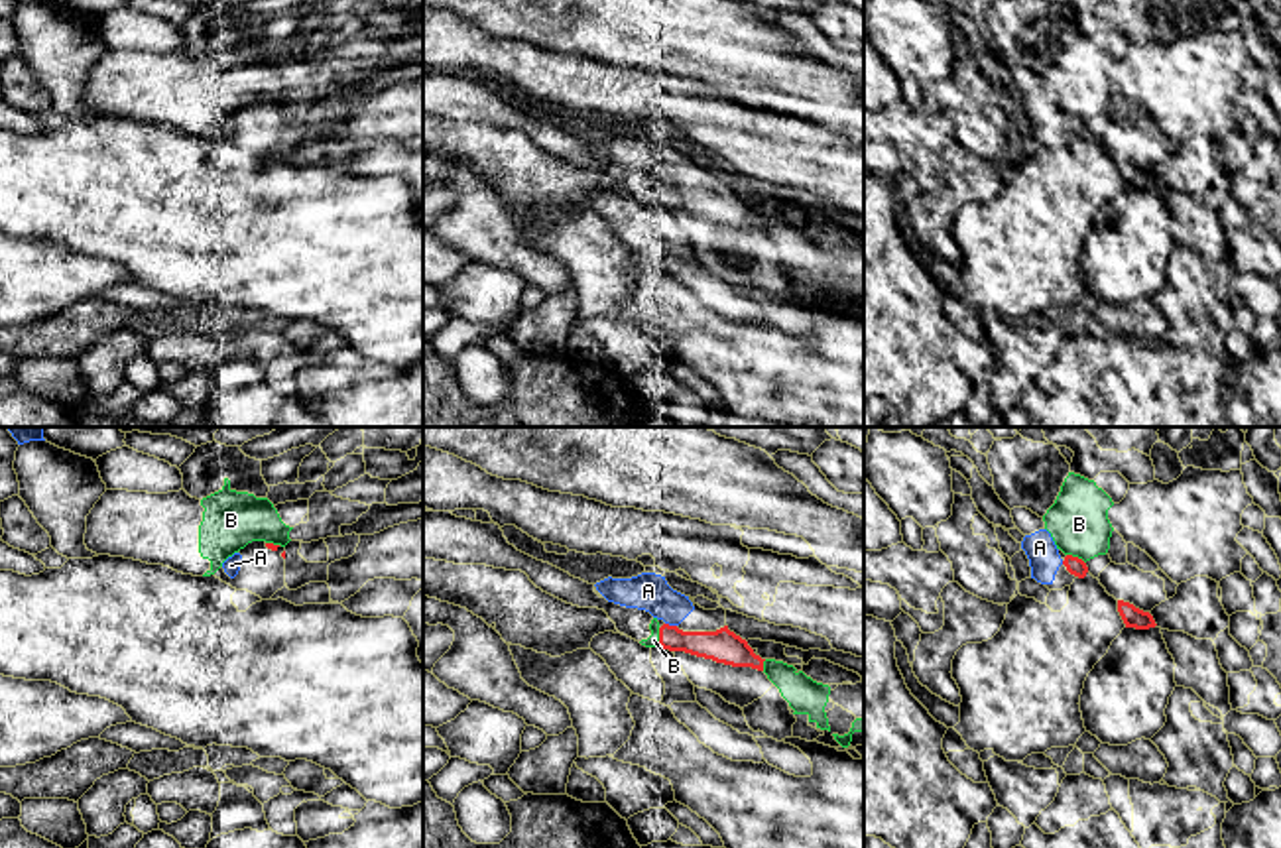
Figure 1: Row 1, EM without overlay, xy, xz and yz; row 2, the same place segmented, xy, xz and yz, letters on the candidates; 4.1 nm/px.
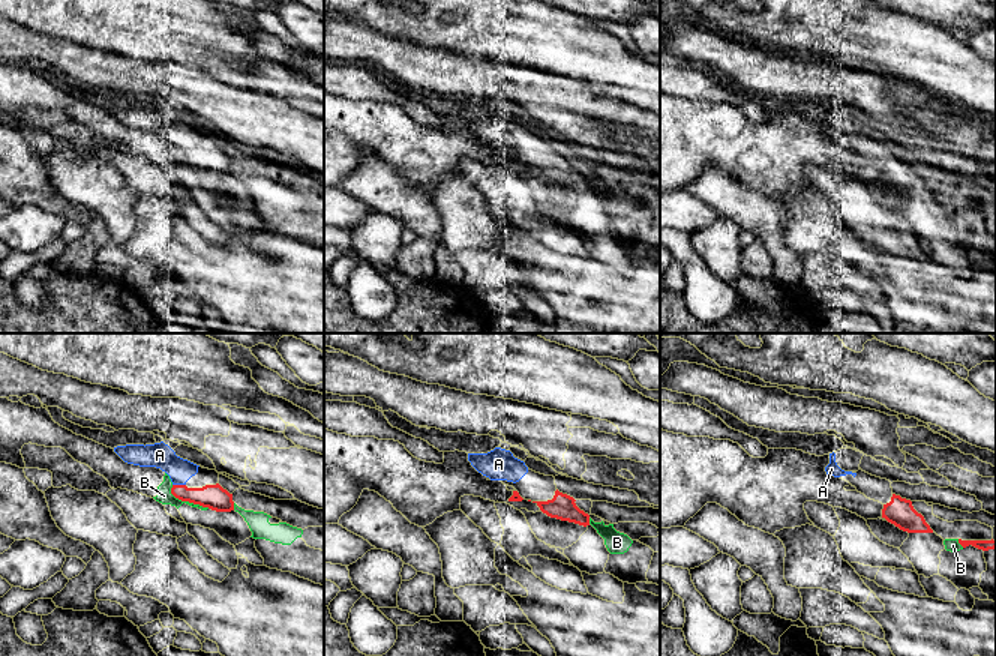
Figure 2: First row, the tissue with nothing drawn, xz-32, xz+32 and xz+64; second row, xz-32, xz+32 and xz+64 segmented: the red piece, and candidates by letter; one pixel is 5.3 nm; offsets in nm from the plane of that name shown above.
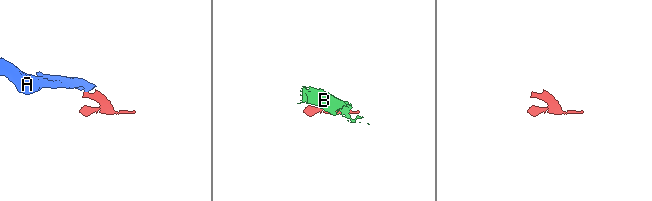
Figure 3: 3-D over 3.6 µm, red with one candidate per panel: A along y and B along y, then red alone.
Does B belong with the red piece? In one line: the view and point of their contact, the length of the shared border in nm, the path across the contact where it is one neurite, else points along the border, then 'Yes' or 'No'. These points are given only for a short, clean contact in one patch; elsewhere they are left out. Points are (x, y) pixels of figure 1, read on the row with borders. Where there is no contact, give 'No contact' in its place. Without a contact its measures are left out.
Touches red at xz (660, 638). Shared border 80 nm. No

